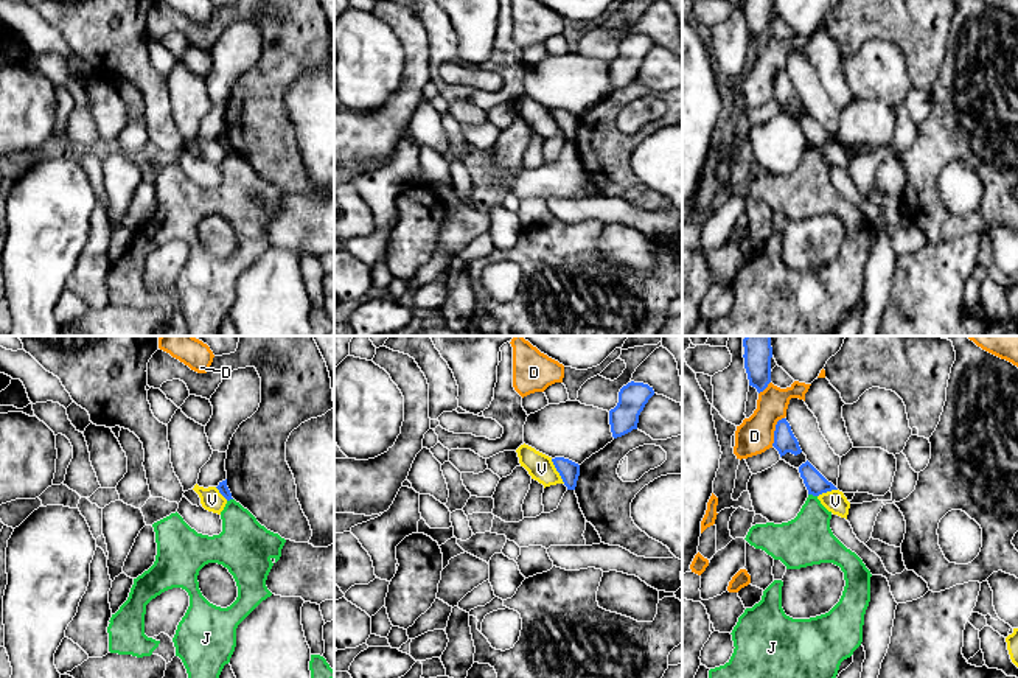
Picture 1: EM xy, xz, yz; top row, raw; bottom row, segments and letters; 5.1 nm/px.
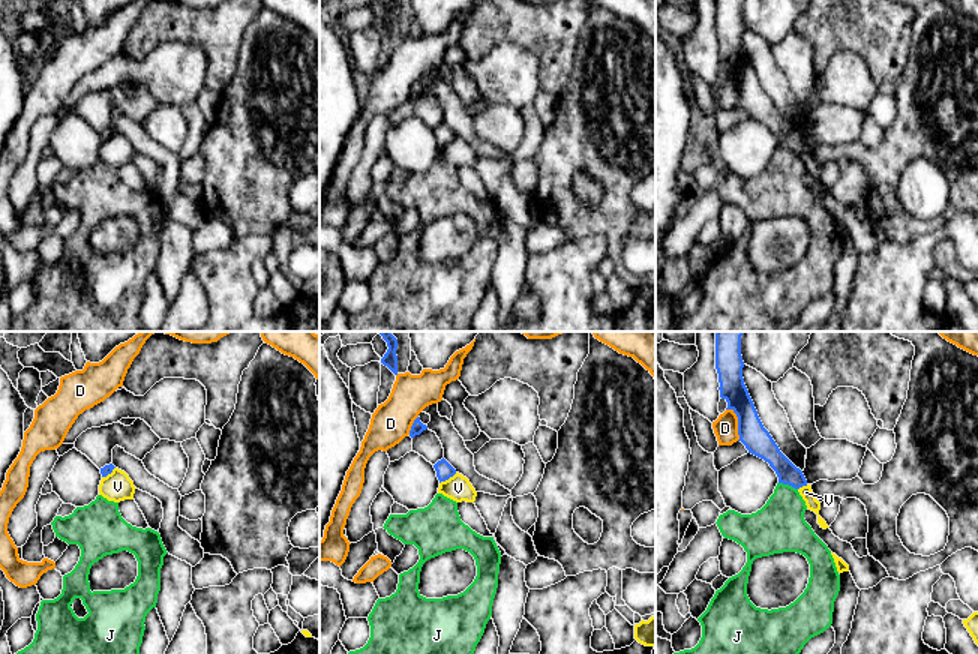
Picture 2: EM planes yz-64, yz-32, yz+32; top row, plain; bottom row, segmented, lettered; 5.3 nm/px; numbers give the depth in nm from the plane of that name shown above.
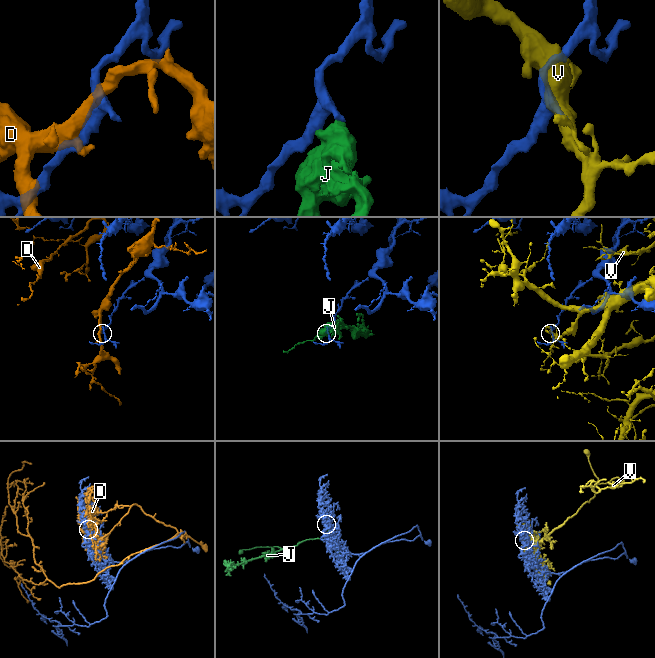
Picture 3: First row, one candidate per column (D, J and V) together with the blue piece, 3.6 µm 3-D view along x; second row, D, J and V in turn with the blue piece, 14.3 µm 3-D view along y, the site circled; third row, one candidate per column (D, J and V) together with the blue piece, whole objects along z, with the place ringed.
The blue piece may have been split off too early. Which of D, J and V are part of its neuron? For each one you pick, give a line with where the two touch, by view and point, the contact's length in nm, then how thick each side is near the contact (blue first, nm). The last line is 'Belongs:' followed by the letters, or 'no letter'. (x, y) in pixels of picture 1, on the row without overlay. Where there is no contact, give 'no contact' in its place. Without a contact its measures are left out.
Belongs: no letter

